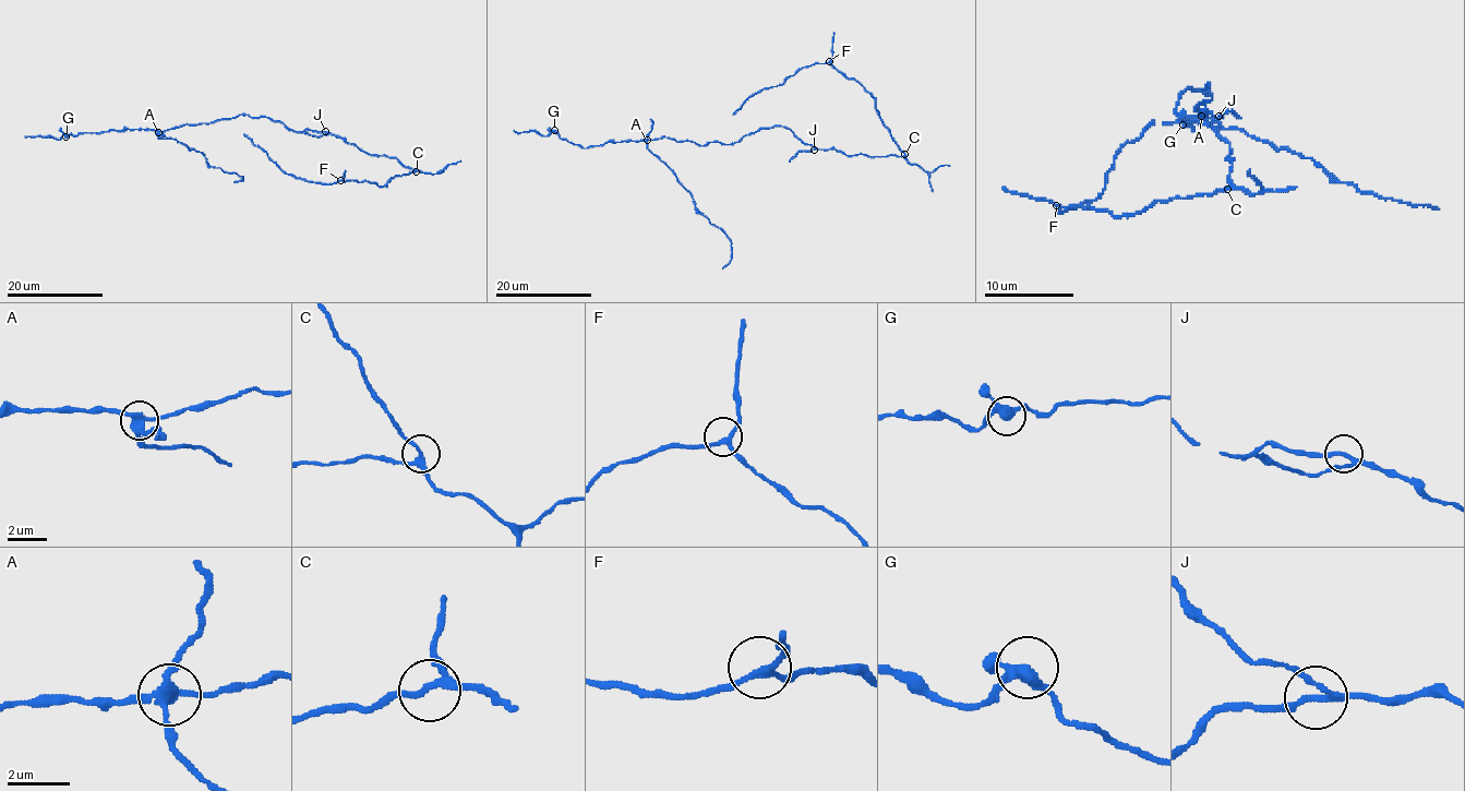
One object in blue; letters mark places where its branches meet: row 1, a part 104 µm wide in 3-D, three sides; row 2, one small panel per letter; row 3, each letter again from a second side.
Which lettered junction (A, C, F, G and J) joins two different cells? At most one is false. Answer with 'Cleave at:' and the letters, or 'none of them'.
Cleave at: A

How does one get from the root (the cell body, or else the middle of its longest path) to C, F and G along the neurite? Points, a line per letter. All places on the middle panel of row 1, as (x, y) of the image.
C: (812, 145), (847, 155), (904, 154)
F: (812, 145), (847, 155), (904, 154), (884, 126), (875, 98), (829, 61)
G: (812, 145), (783, 127), (760, 129), (730, 144), (699, 145), (663, 138), (586, 148), (561, 139), (554, 130)

